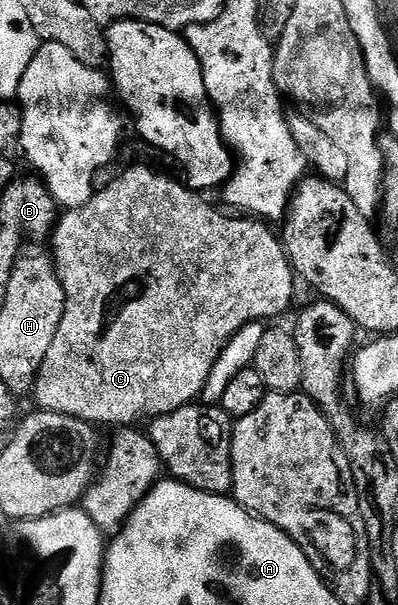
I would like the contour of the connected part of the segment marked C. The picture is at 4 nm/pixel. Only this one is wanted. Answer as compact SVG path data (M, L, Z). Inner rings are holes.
M134 165L126 169L115 181L99 188L88 203L79 209L67 209L57 218L52 230L52 256L58 278L64 287L64 319L56 327L56 339L44 355L44 363L34 383L32 397L38 400L37 408L43 413L72 415L81 421L88 421L95 427L114 425L113 427L130 427L135 423L145 422L160 415L176 411L180 407L197 402L202 396L202 388L224 347L234 338L236 331L254 321L269 322L269 317L278 317L290 309L294 301L294 281L296 274L286 258L286 251L277 232L269 224L258 219L247 219L242 215L225 217L218 209L213 209L205 201L201 192L195 191L181 180L173 181L166 173L157 173L146 165Z

